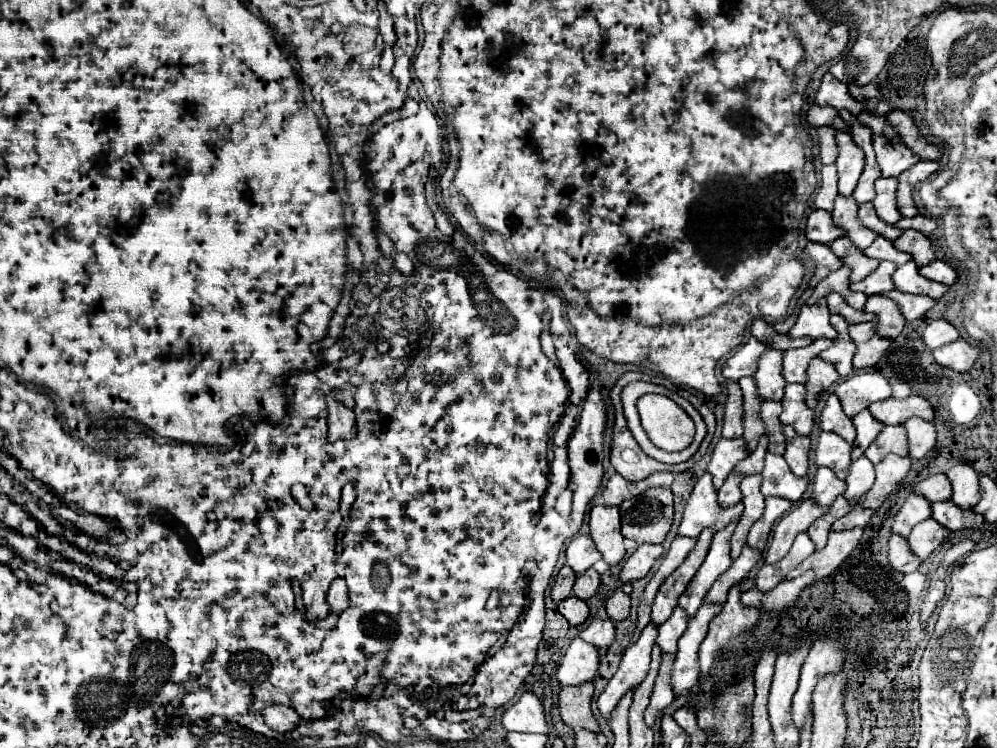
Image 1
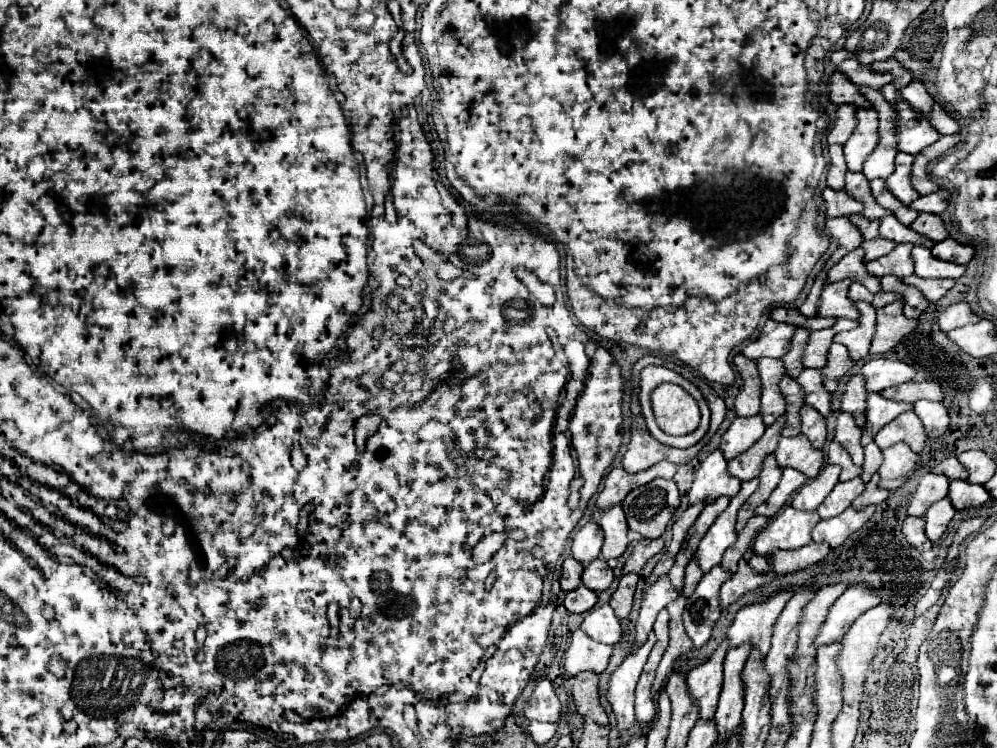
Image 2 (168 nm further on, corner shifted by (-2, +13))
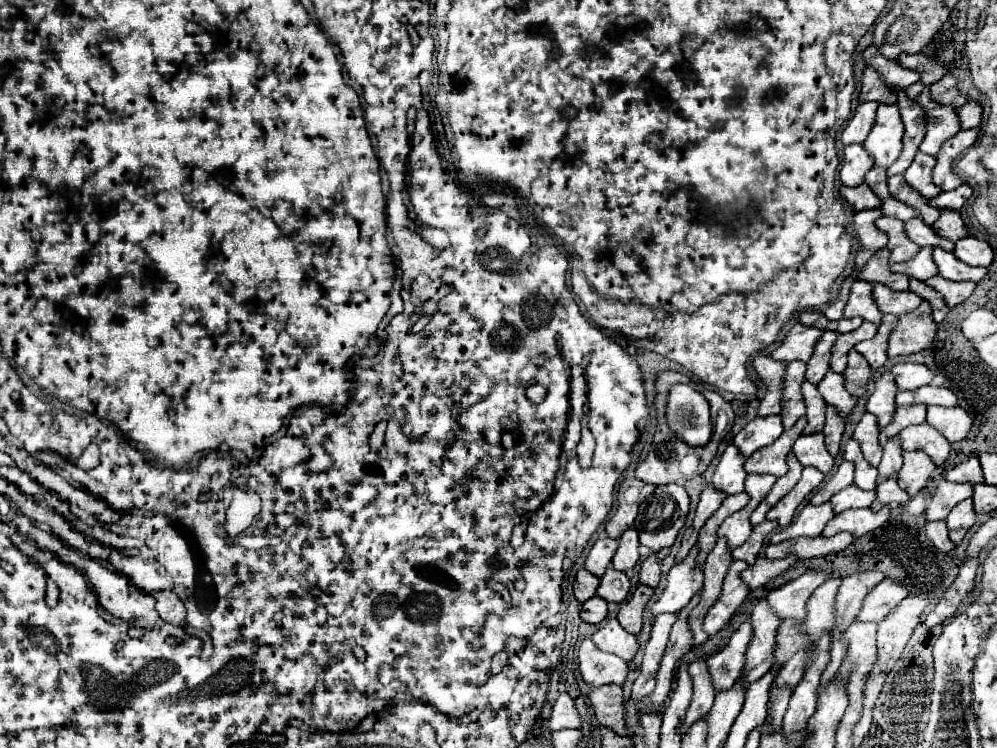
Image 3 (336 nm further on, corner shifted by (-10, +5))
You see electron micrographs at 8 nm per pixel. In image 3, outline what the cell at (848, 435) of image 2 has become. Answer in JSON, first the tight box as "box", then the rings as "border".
{"box":[853,412,883,466],"border":[[[865,412],[865,416],[861,418],[861,422],[857,424],[853,432],[853,438],[861,444],[865,460],[869,460],[871,466],[879,466],[881,456],[883,456],[883,446],[879,444],[879,426],[873,414]]]}

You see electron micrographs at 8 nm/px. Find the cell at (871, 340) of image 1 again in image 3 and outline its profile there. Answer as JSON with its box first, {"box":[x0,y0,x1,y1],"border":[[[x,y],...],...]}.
{"box":[889,302,937,358],"border":[[[921,302],[921,306],[899,320],[897,328],[889,338],[889,358],[909,356],[921,352],[935,342],[937,324],[933,322],[929,302]]]}

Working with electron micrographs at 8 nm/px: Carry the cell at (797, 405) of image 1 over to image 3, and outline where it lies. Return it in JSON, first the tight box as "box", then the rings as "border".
{"box":[817,370,857,416],"border":[[[829,370],[817,388],[819,388],[821,396],[825,398],[825,402],[835,406],[841,416],[847,416],[853,410],[853,406],[857,404],[857,398],[845,390],[845,376],[843,374]]]}

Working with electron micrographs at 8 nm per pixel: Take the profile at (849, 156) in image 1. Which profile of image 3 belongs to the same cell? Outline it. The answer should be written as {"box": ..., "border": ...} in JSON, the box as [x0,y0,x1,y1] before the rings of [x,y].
{"box":[863,104,903,166],"border":[[[881,104],[877,110],[877,122],[863,142],[863,146],[873,154],[877,166],[889,166],[895,162],[903,150],[903,120],[899,114],[899,104]]]}

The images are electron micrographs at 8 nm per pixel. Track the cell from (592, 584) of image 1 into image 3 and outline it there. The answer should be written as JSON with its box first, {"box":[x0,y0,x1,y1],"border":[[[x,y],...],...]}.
{"box":[597,566,631,602],"border":[[[609,566],[607,572],[601,576],[597,594],[601,598],[605,598],[607,602],[623,602],[629,594],[629,588],[631,588],[631,584],[629,584],[629,578],[625,576],[625,572],[619,572],[613,566]]]}

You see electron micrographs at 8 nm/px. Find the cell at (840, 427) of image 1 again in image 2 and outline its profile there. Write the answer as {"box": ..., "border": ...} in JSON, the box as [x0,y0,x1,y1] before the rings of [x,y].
{"box":[841,376,865,428],"border":[[[853,376],[847,382],[845,394],[841,398],[841,412],[849,412],[853,414],[853,420],[859,428],[865,426],[865,386],[863,386],[863,378],[861,376]]]}

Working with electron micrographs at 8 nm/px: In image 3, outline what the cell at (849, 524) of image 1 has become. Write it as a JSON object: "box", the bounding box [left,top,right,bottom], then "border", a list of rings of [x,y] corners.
{"box":[873,474,909,508],"border":[[[893,474],[891,478],[887,478],[885,482],[881,482],[879,486],[877,486],[877,500],[875,500],[875,504],[873,504],[873,508],[881,508],[881,506],[885,506],[885,504],[889,504],[889,506],[897,506],[897,504],[905,504],[907,500],[909,500],[909,494],[905,494],[905,490],[901,490],[899,488],[899,484],[897,484],[897,474]]]}

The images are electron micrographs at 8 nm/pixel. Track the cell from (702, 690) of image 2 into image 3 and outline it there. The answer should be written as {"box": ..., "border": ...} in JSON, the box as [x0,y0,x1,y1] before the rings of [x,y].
{"box":[707,620,753,692],"border":[[[745,620],[735,630],[729,644],[723,650],[719,650],[717,654],[707,658],[709,672],[711,672],[717,692],[727,690],[741,676],[741,670],[745,666],[745,650],[749,646],[751,638],[753,638],[753,626],[751,626],[751,620]]]}

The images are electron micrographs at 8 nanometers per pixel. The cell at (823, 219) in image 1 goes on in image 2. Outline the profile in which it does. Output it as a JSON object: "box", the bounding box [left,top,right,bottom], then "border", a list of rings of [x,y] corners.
{"box":[823,188,861,218],"border":[[[825,188],[823,190],[823,202],[827,206],[825,216],[827,218],[839,218],[839,216],[851,216],[851,214],[861,214],[861,204],[853,198],[849,198],[843,190],[835,192]]]}

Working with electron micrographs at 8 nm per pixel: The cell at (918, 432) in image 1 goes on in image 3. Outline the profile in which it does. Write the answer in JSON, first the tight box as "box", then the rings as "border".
{"box":[927,406,971,442],"border":[[[927,406],[927,424],[937,428],[949,442],[963,440],[971,430],[971,416],[961,408],[941,408]]]}

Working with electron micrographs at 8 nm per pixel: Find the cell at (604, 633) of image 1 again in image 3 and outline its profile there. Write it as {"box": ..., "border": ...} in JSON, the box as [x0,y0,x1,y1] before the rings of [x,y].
{"box":[591,620,639,662],"border":[[[609,620],[603,628],[599,628],[591,640],[603,650],[603,652],[611,652],[617,654],[619,658],[623,658],[625,662],[631,662],[633,656],[639,650],[639,642],[637,636],[629,634],[625,628],[621,628],[621,624],[617,620]]]}

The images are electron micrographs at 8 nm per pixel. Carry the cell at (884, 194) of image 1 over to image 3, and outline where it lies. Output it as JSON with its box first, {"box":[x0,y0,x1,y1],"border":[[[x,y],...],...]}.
{"box":[905,152,941,198],"border":[[[917,152],[913,164],[907,168],[905,172],[905,180],[911,188],[915,188],[917,192],[921,192],[921,196],[925,198],[933,198],[941,192],[939,186],[935,186],[933,182],[933,168],[935,168],[935,156],[929,156],[929,154],[923,154],[923,152]]]}

